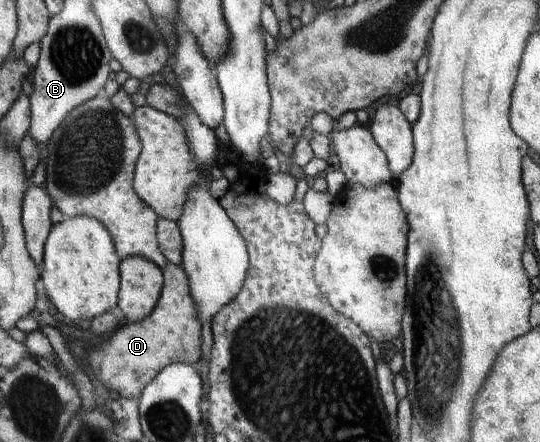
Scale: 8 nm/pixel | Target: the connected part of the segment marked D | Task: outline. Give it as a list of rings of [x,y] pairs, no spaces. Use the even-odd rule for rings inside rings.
[[[165,265],[165,286],[155,310],[147,318],[120,326],[113,335],[91,350],[88,362],[97,380],[121,397],[138,401],[144,388],[164,367],[173,363],[193,366],[201,356],[201,322],[196,317],[188,276],[180,265]]]

